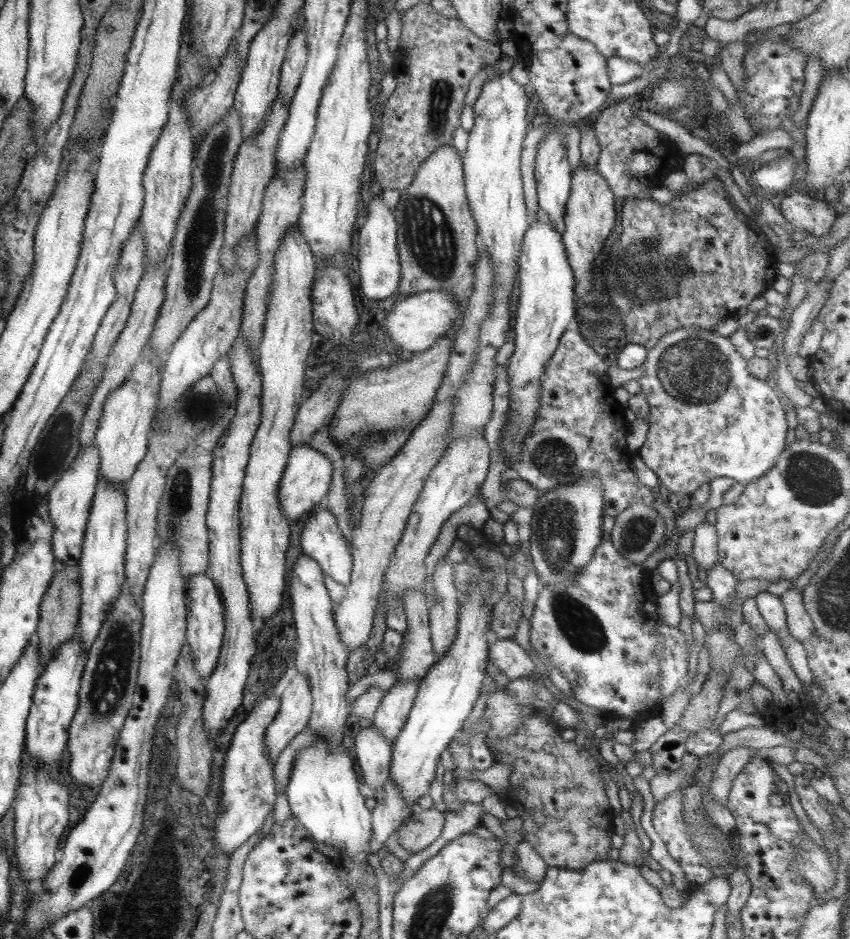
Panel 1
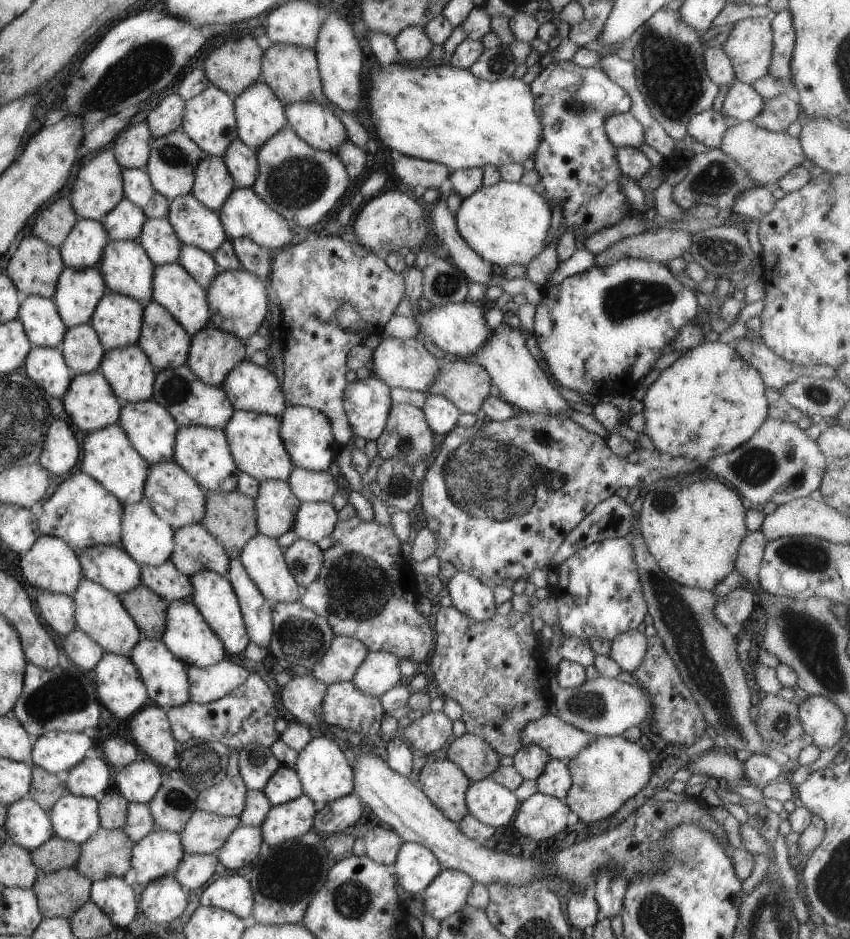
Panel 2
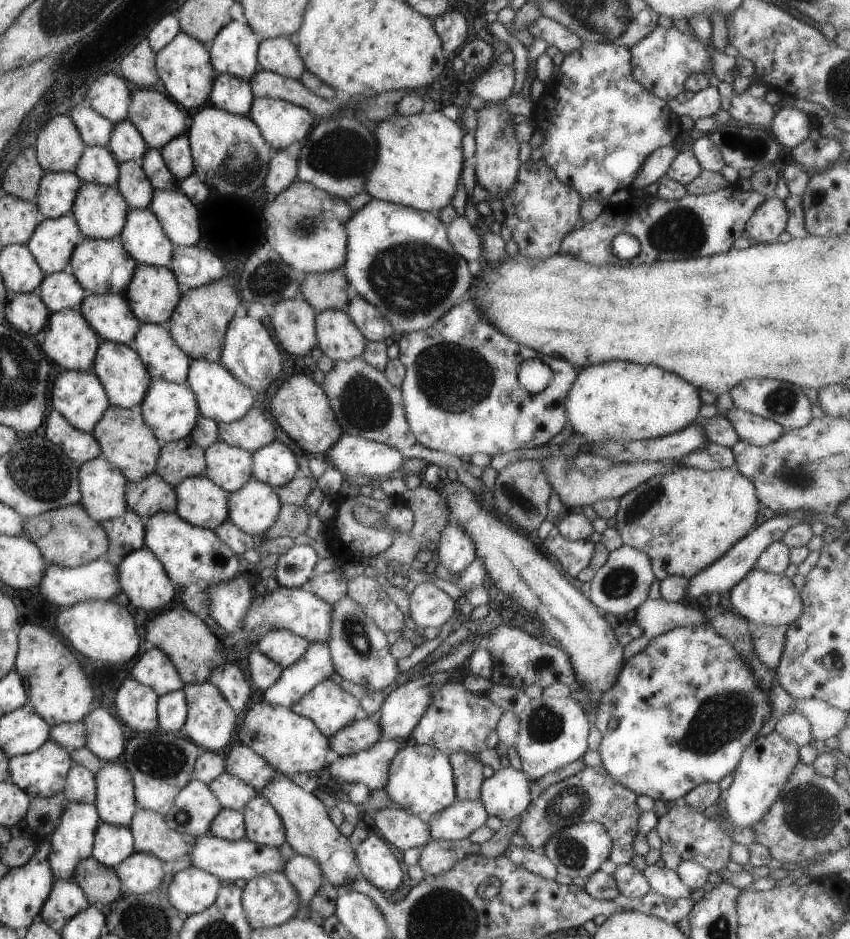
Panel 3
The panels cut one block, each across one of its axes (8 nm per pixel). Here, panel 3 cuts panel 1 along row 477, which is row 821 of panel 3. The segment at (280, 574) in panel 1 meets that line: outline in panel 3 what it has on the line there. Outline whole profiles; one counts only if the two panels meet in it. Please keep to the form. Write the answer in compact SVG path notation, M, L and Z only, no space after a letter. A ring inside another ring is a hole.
M259 795L253 796L241 809L245 838L255 844L277 848L284 841L281 819L271 804Z

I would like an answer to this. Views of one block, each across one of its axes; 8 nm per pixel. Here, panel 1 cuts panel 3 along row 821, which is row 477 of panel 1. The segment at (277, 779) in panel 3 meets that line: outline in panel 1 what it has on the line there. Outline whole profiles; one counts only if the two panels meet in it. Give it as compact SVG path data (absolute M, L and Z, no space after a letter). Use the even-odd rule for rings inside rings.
M307 445L291 446L277 491L277 502L288 525L295 522L301 514L308 514L312 509L322 505L331 483L331 473L333 473L333 466L329 458L325 458L325 454Z

